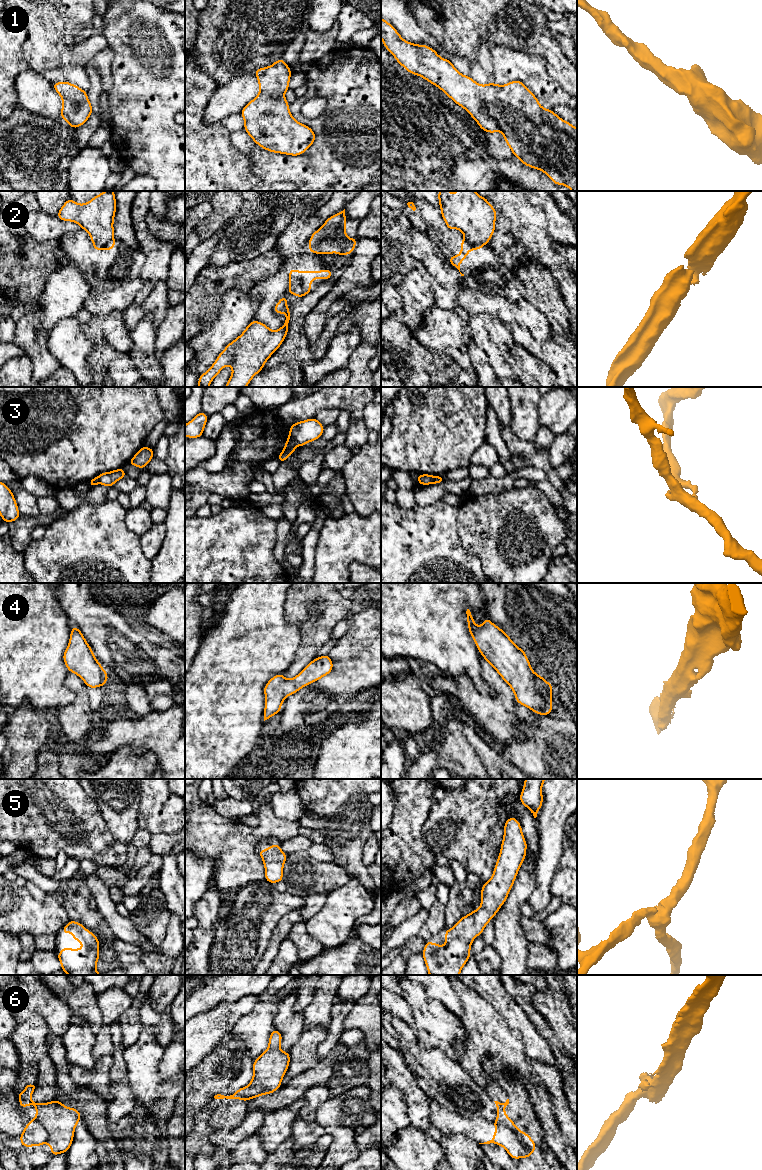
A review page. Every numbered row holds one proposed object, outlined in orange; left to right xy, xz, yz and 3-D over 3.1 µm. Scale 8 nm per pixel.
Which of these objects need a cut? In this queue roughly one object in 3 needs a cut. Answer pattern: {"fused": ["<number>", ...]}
{"fused": ["2", "3", "6"]}

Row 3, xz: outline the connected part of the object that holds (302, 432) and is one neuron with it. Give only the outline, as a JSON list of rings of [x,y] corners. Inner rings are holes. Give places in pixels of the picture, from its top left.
[[[310,418],[291,425],[289,436],[292,437],[298,446],[304,446],[320,438],[324,432],[324,426],[316,419]]]

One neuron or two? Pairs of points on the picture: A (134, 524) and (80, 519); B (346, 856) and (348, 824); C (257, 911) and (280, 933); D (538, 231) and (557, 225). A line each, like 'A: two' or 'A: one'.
A: two
B: one
C: two
D: two

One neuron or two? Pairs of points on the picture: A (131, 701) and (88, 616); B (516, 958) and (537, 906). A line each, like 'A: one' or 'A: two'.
A: two
B: two

